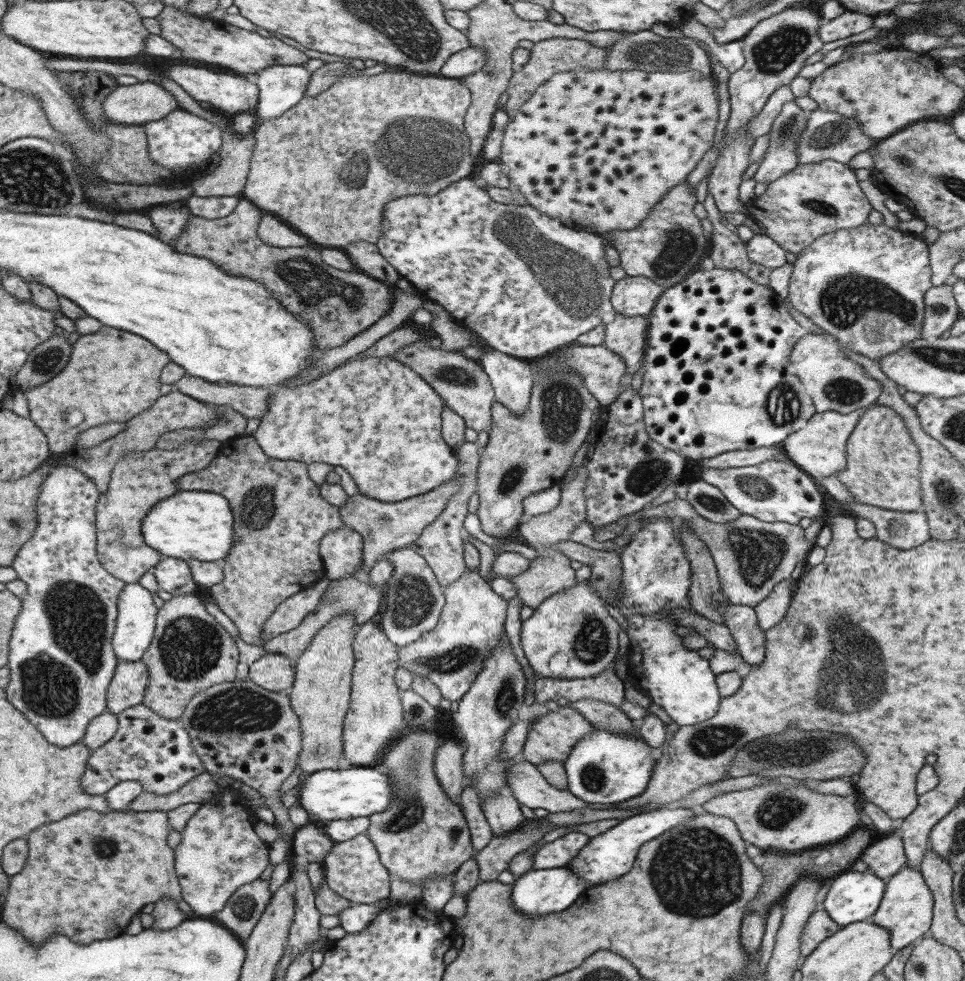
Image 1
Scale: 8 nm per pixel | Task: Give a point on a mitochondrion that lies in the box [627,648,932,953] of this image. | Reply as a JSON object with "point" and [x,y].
{"point":[699,859]}

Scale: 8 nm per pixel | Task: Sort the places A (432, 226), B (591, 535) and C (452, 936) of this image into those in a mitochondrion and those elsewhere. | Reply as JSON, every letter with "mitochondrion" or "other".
{"A":"other","B":"other","C":"other"}

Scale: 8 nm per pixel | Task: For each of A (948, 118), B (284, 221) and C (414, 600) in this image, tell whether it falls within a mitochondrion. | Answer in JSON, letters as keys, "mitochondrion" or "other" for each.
{"A":"other","B":"other","C":"mitochondrion"}

